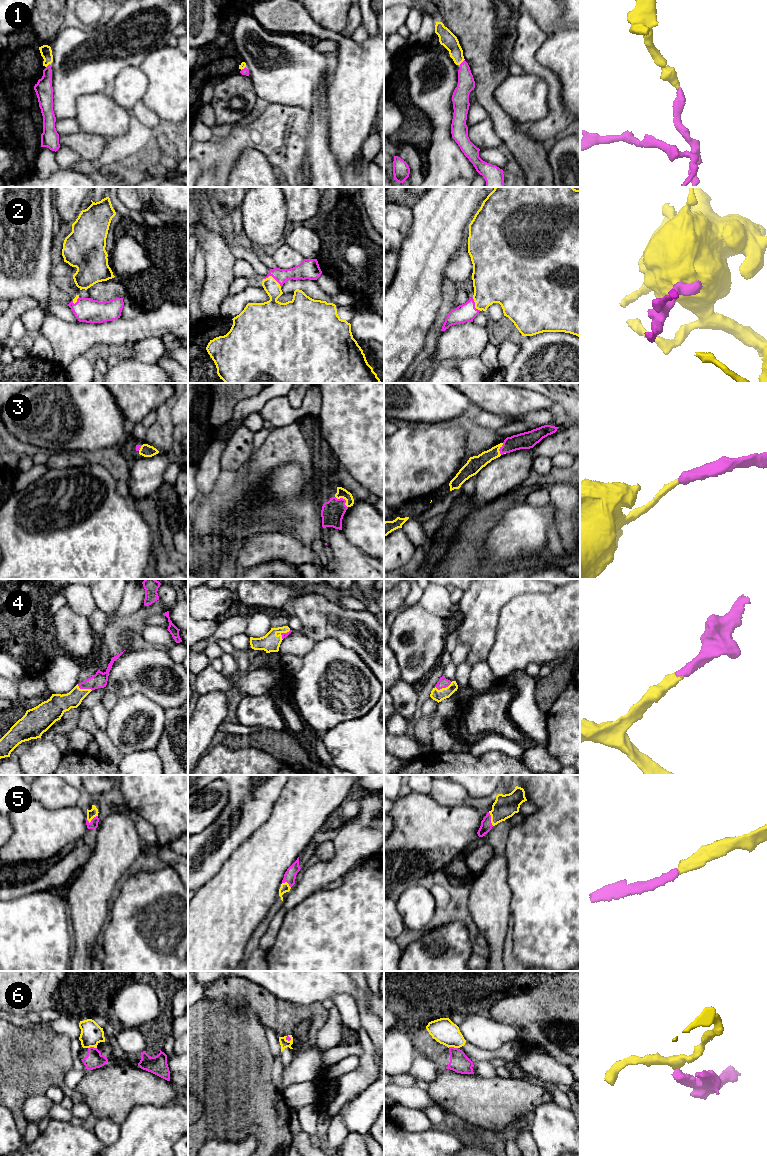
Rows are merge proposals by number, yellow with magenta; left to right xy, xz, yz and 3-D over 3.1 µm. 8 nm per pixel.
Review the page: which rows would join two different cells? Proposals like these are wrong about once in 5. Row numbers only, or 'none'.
6

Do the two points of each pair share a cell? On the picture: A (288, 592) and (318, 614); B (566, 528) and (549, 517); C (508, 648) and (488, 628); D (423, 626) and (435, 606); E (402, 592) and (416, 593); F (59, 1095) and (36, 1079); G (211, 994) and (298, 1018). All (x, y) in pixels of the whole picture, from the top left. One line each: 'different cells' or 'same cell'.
A: different cells
B: different cells
C: different cells
D: different cells
E: different cells
F: different cells
G: same cell

